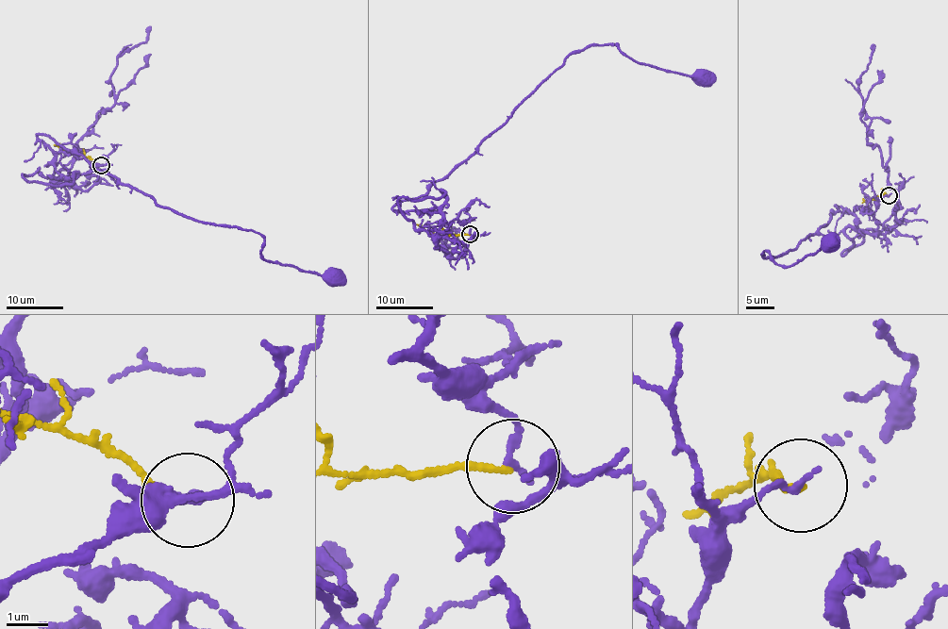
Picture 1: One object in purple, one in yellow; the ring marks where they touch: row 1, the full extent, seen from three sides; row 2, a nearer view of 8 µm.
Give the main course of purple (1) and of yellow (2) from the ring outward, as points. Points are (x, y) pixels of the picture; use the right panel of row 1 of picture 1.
1: (889, 196), (873, 234), (836, 206), (796, 247), (762, 254), (792, 265), (827, 242)
2: (889, 196), (880, 195), (861, 203)

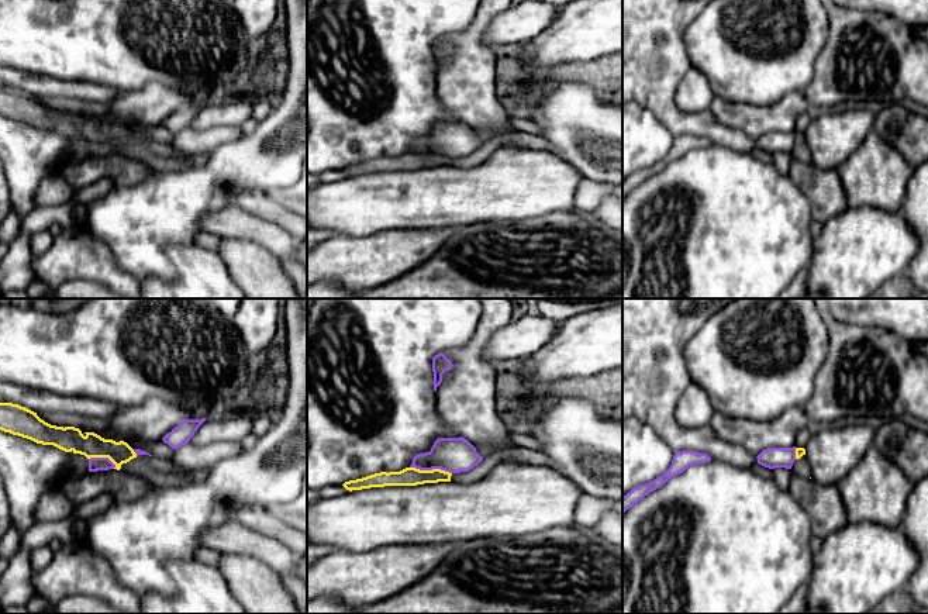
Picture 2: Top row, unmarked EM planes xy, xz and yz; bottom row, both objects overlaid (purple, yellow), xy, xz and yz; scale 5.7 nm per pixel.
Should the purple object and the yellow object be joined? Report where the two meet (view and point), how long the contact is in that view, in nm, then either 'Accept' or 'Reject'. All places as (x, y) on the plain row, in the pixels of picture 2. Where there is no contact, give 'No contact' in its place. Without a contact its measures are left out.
Touches purple at xz (431, 154). Shared border 240 nm. Reject

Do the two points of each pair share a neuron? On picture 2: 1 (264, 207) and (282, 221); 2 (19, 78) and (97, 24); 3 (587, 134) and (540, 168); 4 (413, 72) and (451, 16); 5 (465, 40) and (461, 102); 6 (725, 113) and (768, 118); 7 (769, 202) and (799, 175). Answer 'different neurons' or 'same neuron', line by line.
1: same neuron
2: different neurons
3: different neurons
4: same neuron
5: same neuron
6: same neuron
7: different neurons

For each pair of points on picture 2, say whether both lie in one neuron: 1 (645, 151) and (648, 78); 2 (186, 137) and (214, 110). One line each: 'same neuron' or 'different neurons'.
1: different neurons
2: different neurons

